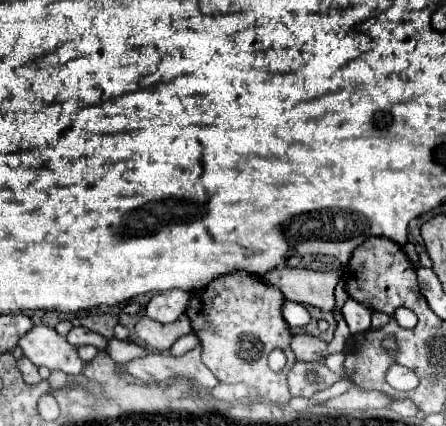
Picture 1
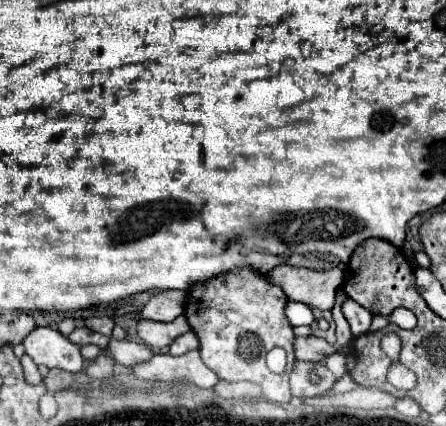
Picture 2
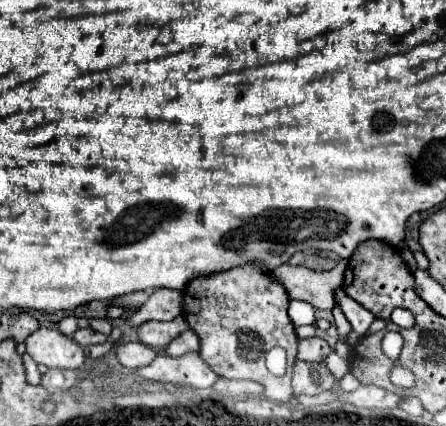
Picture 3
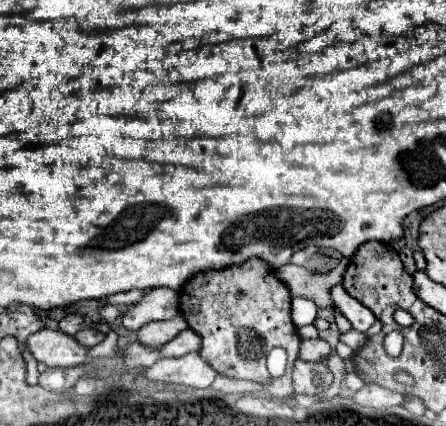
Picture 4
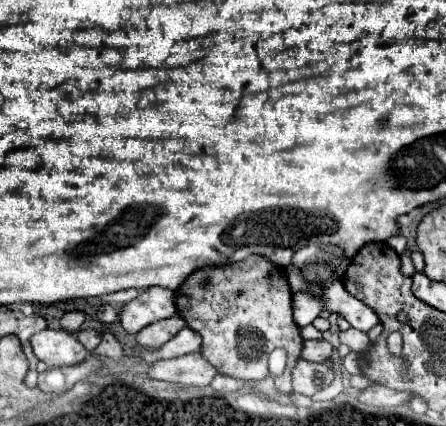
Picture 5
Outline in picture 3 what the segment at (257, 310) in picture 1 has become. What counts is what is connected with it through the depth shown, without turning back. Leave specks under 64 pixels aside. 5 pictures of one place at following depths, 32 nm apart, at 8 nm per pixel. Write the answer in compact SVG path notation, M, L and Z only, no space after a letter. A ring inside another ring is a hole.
M248 262L244 266L236 266L224 272L216 272L210 276L198 276L184 288L184 304L182 314L190 328L200 338L200 356L202 360L218 374L230 380L256 380L264 386L264 394L276 402L288 402L292 398L292 368L298 352L298 336L294 332L294 324L288 318L290 296L286 288L258 262ZM274 346L282 346L288 352L288 370L284 376L272 376L264 364L266 352Z

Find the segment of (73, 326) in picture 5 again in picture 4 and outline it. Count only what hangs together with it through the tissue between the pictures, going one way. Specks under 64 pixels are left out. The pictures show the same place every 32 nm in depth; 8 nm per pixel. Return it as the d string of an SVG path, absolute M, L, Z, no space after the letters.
M68 314L66 318L60 320L60 330L62 332L68 332L68 334L76 334L80 330L80 324L82 324L82 316L80 314Z

